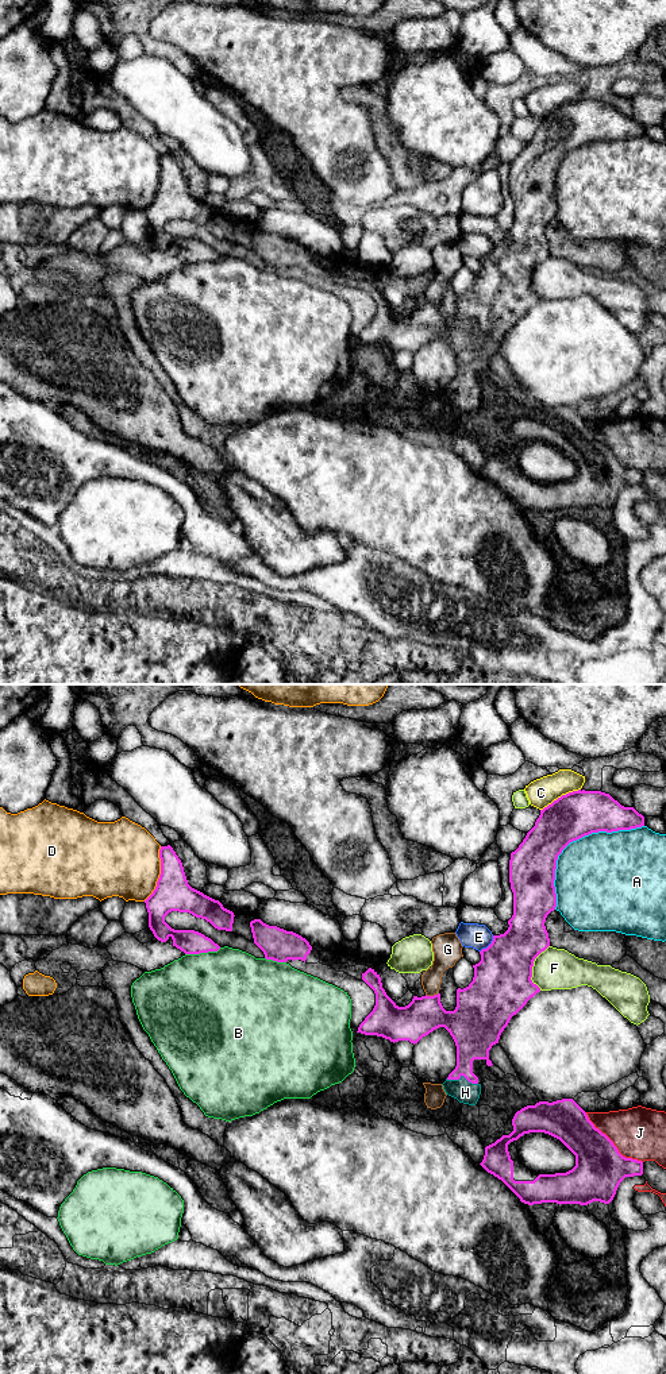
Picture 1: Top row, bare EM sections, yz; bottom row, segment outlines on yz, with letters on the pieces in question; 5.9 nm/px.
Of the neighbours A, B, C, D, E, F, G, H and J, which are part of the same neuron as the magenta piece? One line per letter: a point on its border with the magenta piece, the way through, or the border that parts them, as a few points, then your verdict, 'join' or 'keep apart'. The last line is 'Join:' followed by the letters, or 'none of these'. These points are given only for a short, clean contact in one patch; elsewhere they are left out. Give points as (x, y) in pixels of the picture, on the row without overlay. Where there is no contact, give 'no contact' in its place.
A: meets magenta in yz at (573, 149); keep apart
B: meets magenta in yz at (203, 261); keep apart
C: meets magenta in yz at (561, 105); keep apart
D: meets magenta in yz at (161, 182); border along yz (161, 155), (160, 186), (156, 197), (143, 209); keep apart
E: meets magenta in yz at (489, 254); keep apart
F: meets magenta in yz at (531, 277); keep apart
G: meets magenta in yz at (431, 305); keep apart
H: meets magenta in yz at (462, 383); join
J: meets magenta in yz at (612, 452); keep apart
Join: H

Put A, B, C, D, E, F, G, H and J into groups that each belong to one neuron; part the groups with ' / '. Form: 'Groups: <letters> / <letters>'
Groups: A / B / C / D / E / F / G / H / J

